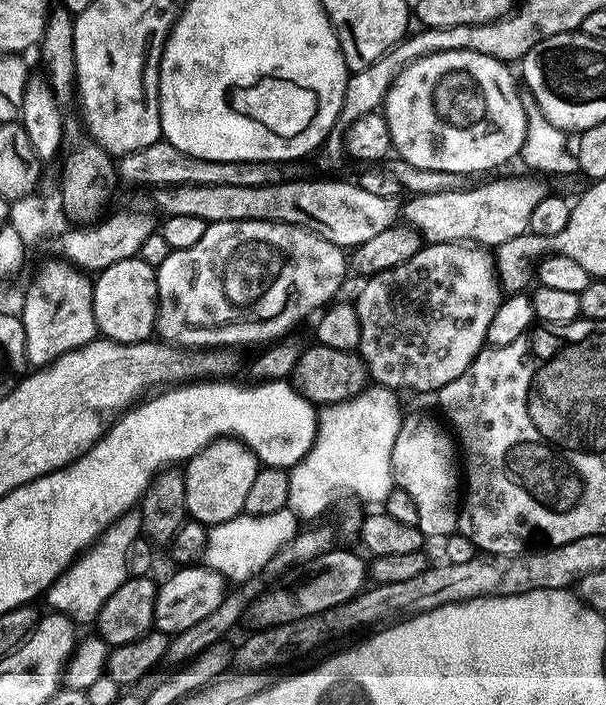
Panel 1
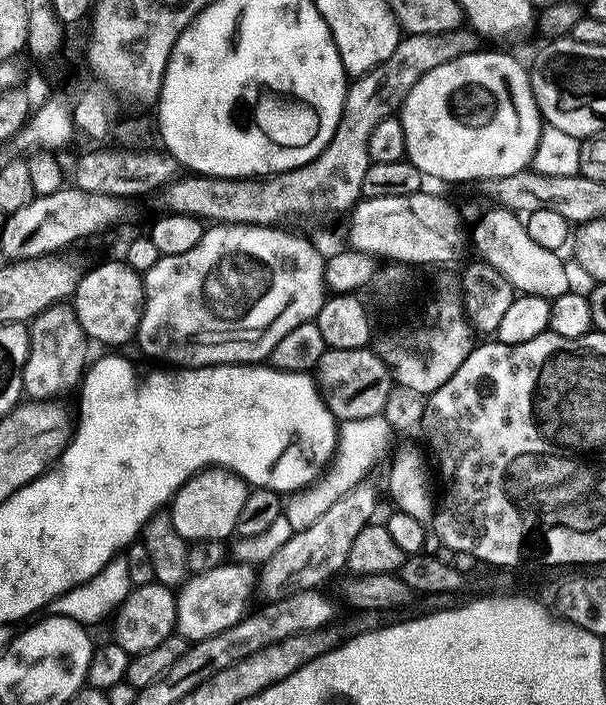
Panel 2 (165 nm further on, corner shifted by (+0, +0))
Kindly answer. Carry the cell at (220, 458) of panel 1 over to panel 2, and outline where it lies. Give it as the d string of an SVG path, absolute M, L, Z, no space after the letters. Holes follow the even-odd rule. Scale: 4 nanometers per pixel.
M204 468L180 487L170 501L172 528L184 542L228 540L238 526L238 514L250 491L248 481L226 468Z

